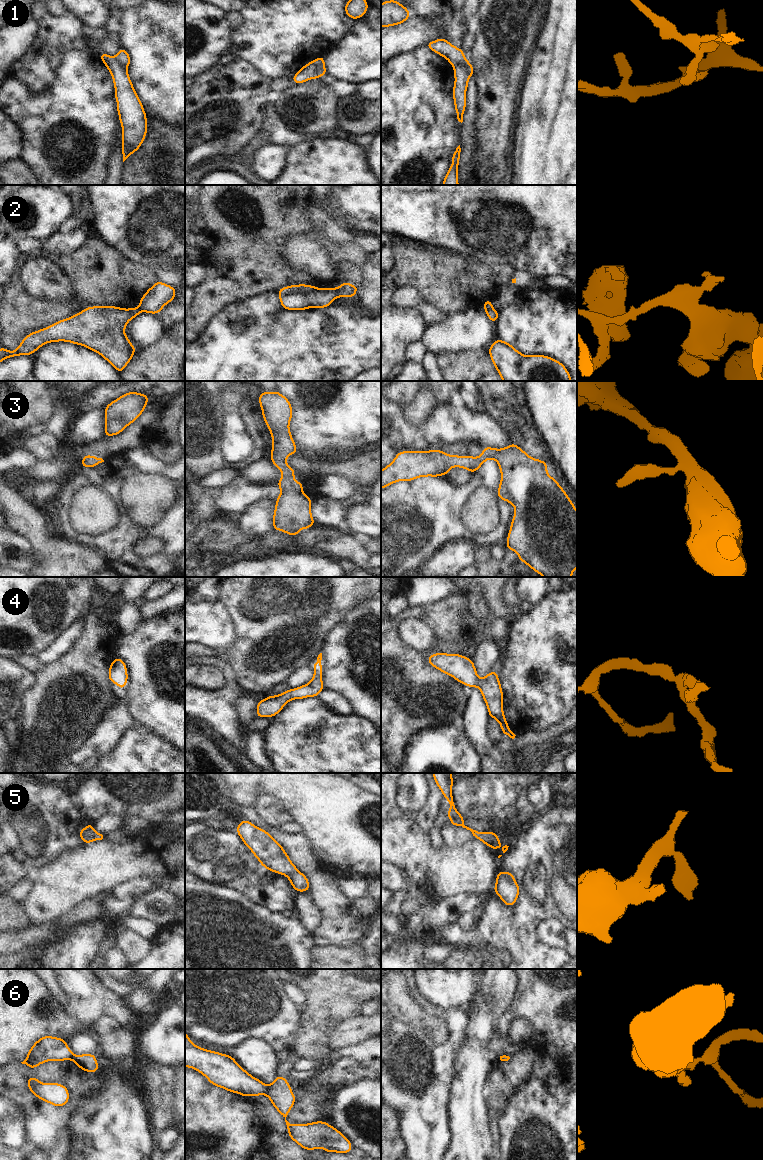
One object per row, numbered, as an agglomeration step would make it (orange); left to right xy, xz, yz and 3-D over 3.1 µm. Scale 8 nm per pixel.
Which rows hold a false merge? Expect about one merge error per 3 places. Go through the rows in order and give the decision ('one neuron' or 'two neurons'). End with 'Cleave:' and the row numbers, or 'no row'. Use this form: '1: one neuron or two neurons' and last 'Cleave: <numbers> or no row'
1: two neurons
2: two neurons
3: one neuron
4: one neuron
5: one neuron
6: two neurons
Cleave: 1, 2, 6

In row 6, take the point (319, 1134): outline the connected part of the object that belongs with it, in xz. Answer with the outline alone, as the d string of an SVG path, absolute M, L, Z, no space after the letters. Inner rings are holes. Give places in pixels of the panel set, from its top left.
M275 1076L274 1082L273 1082L271 1085L269 1085L269 1089L268 1089L267 1096L268 1096L269 1100L271 1101L271 1103L273 1104L273 1106L274 1106L274 1107L277 1109L277 1111L280 1113L280 1115L285 1118L285 1122L286 1122L286 1125L287 1125L287 1130L288 1130L289 1137L290 1137L294 1142L298 1143L300 1147L302 1147L302 1148L304 1148L304 1149L306 1149L306 1150L308 1150L308 1151L312 1151L312 1150L314 1150L314 1149L316 1149L316 1148L322 1148L322 1149L324 1149L327 1153L337 1152L337 1153L344 1153L344 1154L350 1152L350 1151L353 1149L351 1142L350 1142L344 1135L342 1135L341 1132L340 1132L338 1129L332 1127L330 1124L328 1124L328 1123L326 1123L326 1122L324 1122L324 1121L316 1121L316 1122L312 1122L312 1123L308 1123L308 1124L290 1124L290 1123L286 1120L286 1117L287 1117L287 1115L289 1114L289 1112L290 1112L291 1108L293 1107L293 1105L295 1104L295 1100L296 1100L296 1097L294 1096L294 1094L293 1094L293 1092L292 1092L292 1089L291 1089L291 1087L290 1087L290 1084L287 1083L287 1077L278 1077L278 1076Z

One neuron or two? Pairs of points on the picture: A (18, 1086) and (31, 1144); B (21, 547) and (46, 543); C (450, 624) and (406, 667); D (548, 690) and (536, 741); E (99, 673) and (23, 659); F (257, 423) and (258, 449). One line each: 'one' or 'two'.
A: one
B: two
C: one
D: two
E: two
F: one

